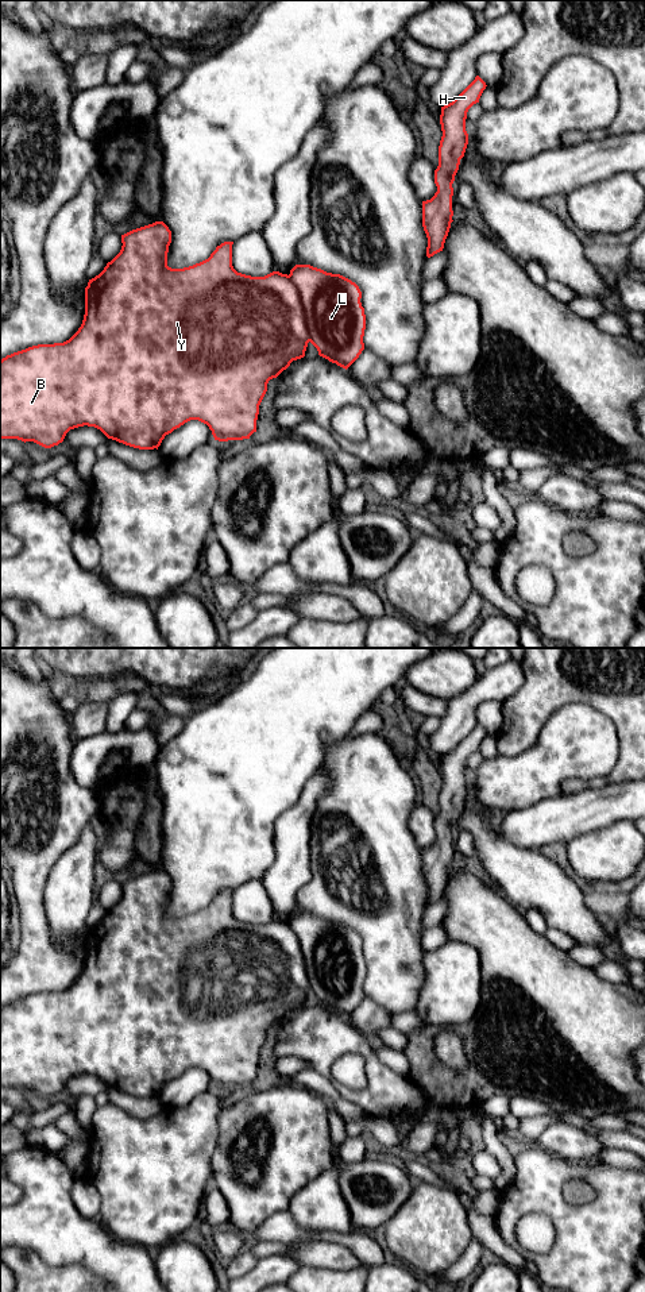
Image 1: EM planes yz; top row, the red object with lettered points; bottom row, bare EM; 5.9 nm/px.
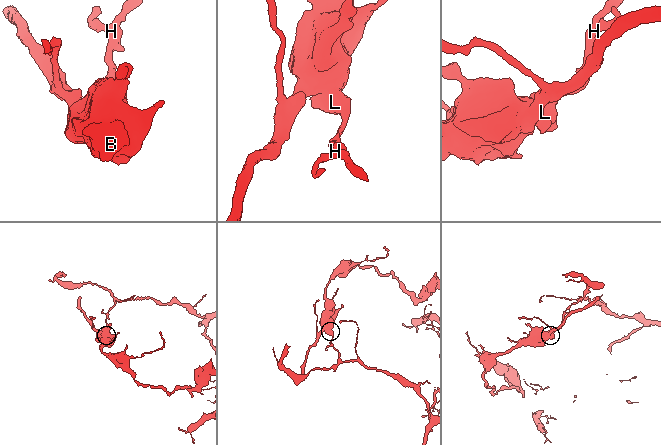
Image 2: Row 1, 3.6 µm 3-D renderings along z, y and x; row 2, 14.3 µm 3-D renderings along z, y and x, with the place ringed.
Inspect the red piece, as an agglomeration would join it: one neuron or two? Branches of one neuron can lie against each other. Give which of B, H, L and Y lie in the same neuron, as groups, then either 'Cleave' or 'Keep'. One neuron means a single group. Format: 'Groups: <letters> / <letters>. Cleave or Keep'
Groups: B Y / H L. Cleave

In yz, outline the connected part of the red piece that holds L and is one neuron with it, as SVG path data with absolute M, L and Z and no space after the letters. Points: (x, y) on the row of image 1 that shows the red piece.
M296 265L289 277L300 294L309 342L320 356L347 370L364 350L366 315L359 286L310 265Z

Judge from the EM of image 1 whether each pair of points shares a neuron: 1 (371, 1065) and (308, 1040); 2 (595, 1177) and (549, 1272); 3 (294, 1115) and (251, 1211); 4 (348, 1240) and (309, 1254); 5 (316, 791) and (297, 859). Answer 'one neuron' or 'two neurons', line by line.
1: one neuron
2: one neuron
3: one neuron
4: two neurons
5: one neuron

